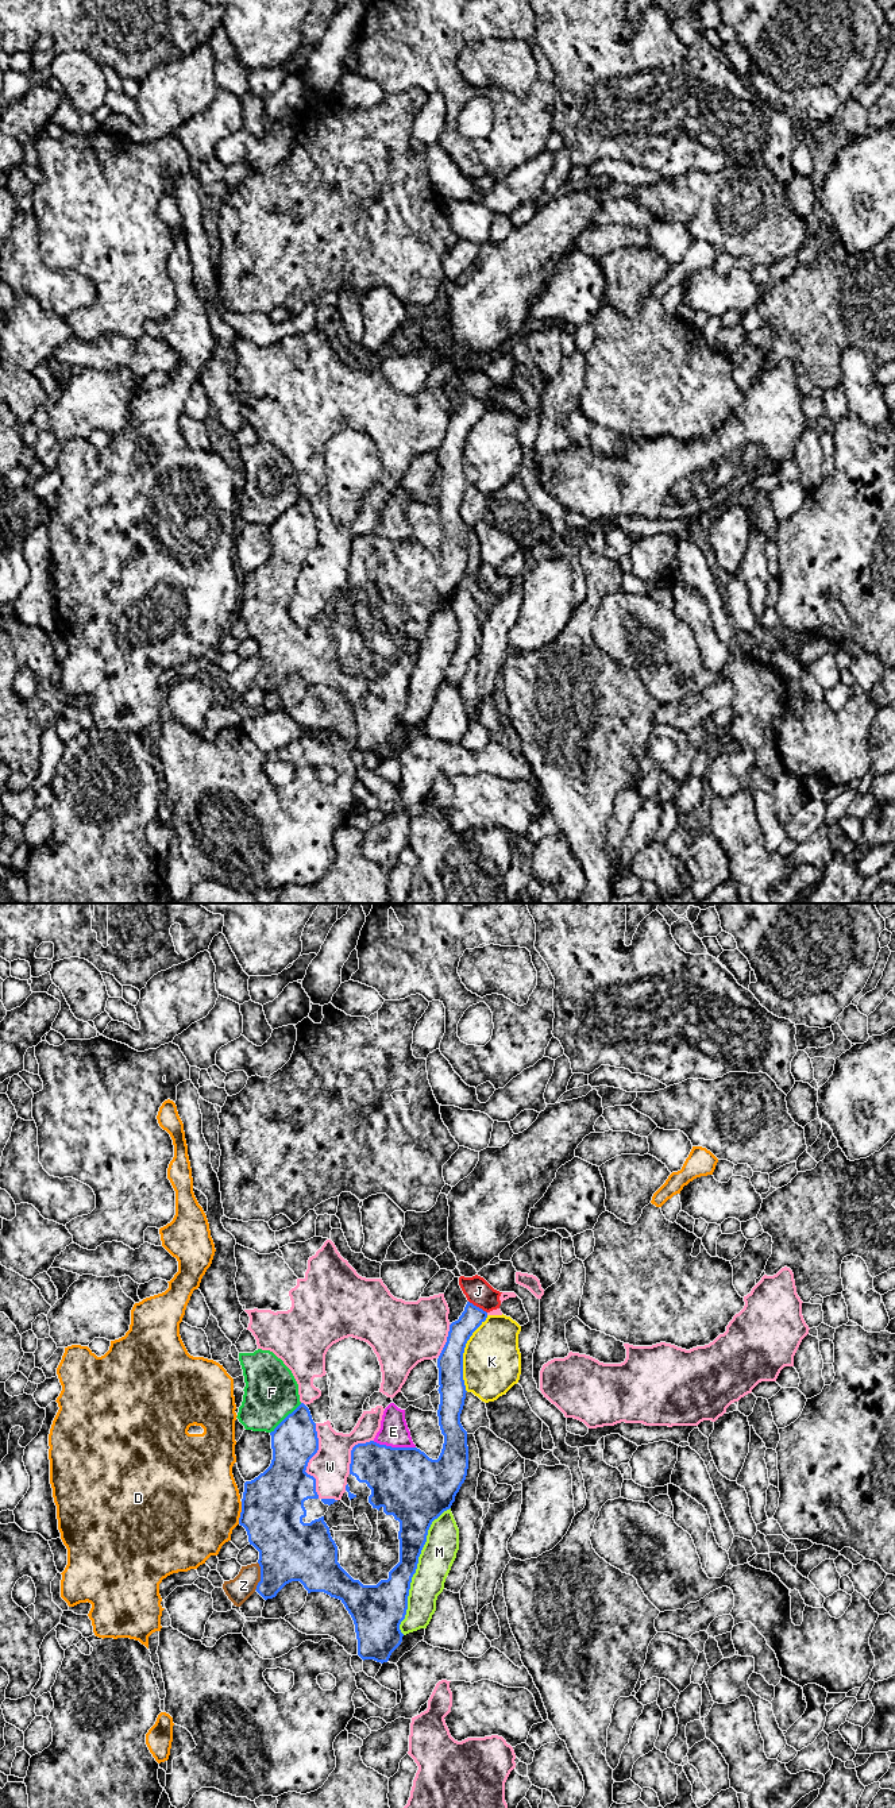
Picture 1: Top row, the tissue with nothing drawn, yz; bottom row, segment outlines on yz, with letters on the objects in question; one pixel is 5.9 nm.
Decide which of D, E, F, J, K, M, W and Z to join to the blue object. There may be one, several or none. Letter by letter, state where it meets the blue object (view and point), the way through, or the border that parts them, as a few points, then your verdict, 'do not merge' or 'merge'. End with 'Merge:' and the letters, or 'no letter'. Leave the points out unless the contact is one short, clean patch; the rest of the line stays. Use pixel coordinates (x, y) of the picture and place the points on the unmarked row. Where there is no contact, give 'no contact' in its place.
D: meets blue in yz at (240, 605); do not merge
E: meets blue in yz at (394, 540); do not merge
F: meets blue in yz at (285, 511); do not merge
J: meets blue in yz at (478, 400); border along yz (469, 393), (486, 405); do not merge
K: meets blue in yz at (463, 444); border along yz (487, 408), (465, 440), (463, 477), (466, 484); do not merge
M: meets blue in yz at (416, 660); do not merge
W: meets blue in yz at (308, 554); do not merge
Z: meets blue in yz at (261, 669); do not merge
Merge: no letter

